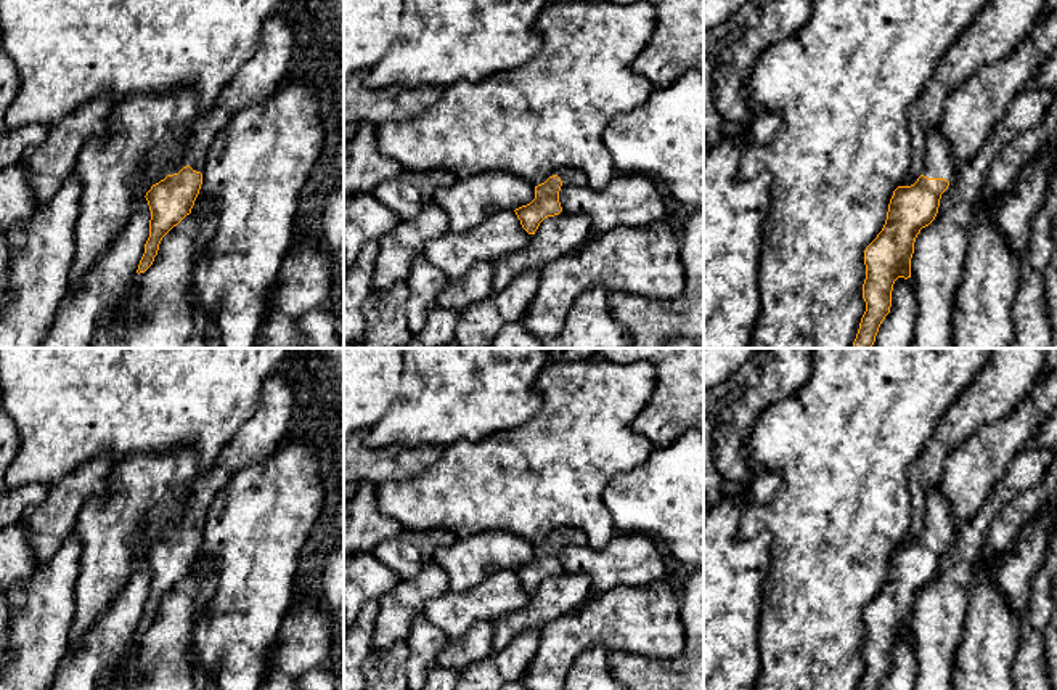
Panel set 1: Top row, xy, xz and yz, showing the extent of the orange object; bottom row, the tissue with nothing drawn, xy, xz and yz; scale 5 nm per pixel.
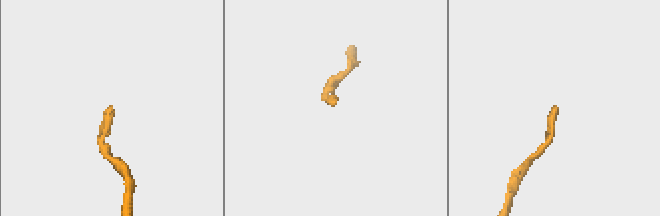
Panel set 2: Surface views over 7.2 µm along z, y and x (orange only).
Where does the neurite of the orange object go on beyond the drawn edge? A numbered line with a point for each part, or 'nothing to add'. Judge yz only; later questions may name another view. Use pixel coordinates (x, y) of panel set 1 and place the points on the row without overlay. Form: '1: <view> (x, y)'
1: yz (938, 522)

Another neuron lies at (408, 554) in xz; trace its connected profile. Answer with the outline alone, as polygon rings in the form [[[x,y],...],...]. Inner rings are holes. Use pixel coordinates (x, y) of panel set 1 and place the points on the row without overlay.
[[[405,530],[395,539],[381,542],[373,555],[394,570],[400,579],[418,576],[431,562],[439,547],[456,542],[458,538],[450,531],[427,530],[410,531]]]

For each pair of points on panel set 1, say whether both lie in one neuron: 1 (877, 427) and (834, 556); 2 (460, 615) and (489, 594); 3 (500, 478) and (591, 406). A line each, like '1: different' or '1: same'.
1: same
2: same
3: same

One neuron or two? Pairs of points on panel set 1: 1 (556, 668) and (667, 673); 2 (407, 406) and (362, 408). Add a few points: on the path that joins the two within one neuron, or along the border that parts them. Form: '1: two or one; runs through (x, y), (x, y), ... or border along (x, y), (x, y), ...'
1: two; border along (609, 652), (640, 653), (646, 658)
2: two; border along (402, 371), (402, 381), (392, 405), (363, 432)

